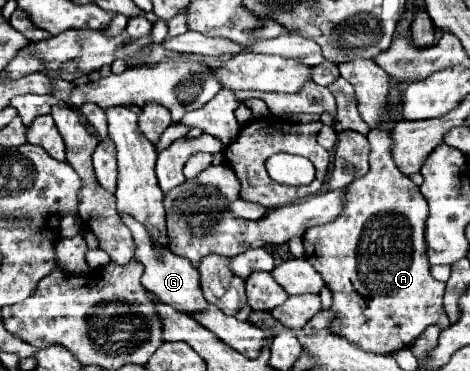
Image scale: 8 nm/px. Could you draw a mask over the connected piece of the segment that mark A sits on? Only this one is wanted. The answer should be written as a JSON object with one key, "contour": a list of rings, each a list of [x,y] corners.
{"contour":[[[396,85],[388,91],[386,113],[388,119],[378,123],[378,127],[370,129],[370,171],[352,181],[346,193],[346,207],[338,219],[326,225],[316,225],[304,233],[304,249],[306,259],[320,271],[326,281],[326,287],[332,291],[332,321],[326,327],[328,333],[340,335],[354,343],[356,347],[376,353],[376,355],[392,355],[400,349],[410,347],[430,325],[438,329],[450,327],[448,315],[442,307],[444,283],[436,281],[430,275],[430,263],[426,257],[426,241],[424,241],[424,221],[428,215],[428,203],[422,197],[420,189],[396,167],[392,159],[392,123],[396,121],[392,115],[400,109],[400,89]]]}

